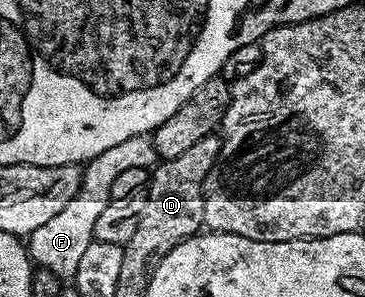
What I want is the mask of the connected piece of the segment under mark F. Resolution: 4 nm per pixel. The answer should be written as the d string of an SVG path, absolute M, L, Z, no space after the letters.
M134 135L122 147L115 148L110 154L100 155L98 159L92 159L86 164L83 180L73 201L69 201L69 205L65 205L65 209L61 209L61 213L57 213L49 221L45 221L45 225L41 225L41 229L33 229L33 233L26 240L27 254L31 256L31 262L36 268L48 270L62 281L74 280L77 264L81 262L85 249L89 249L89 245L95 238L93 225L97 225L97 217L101 217L105 205L112 200L113 166L111 167L111 159L115 165L150 168L157 159L155 144L150 138Z

